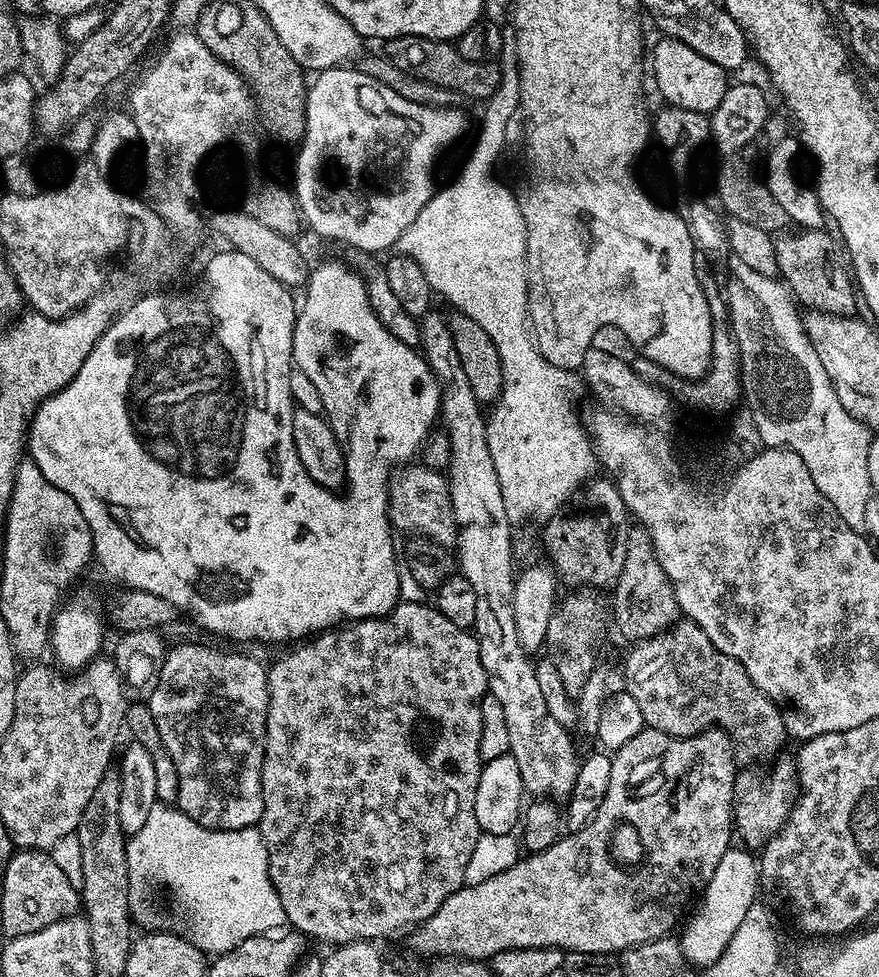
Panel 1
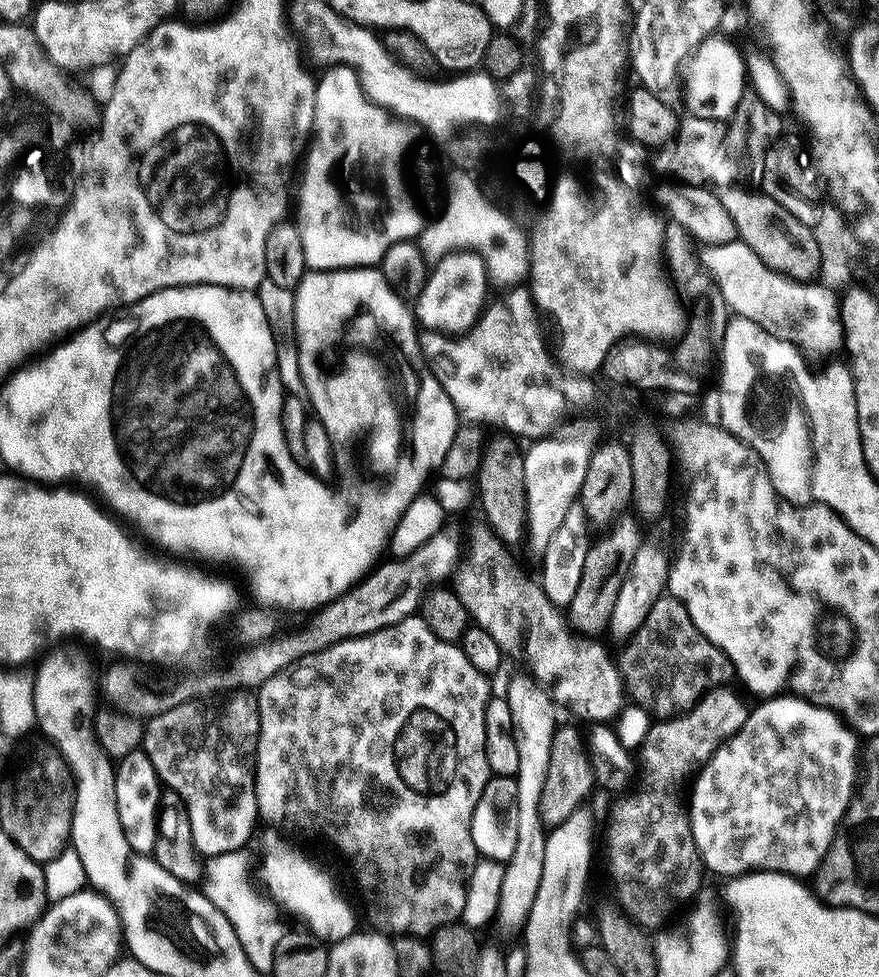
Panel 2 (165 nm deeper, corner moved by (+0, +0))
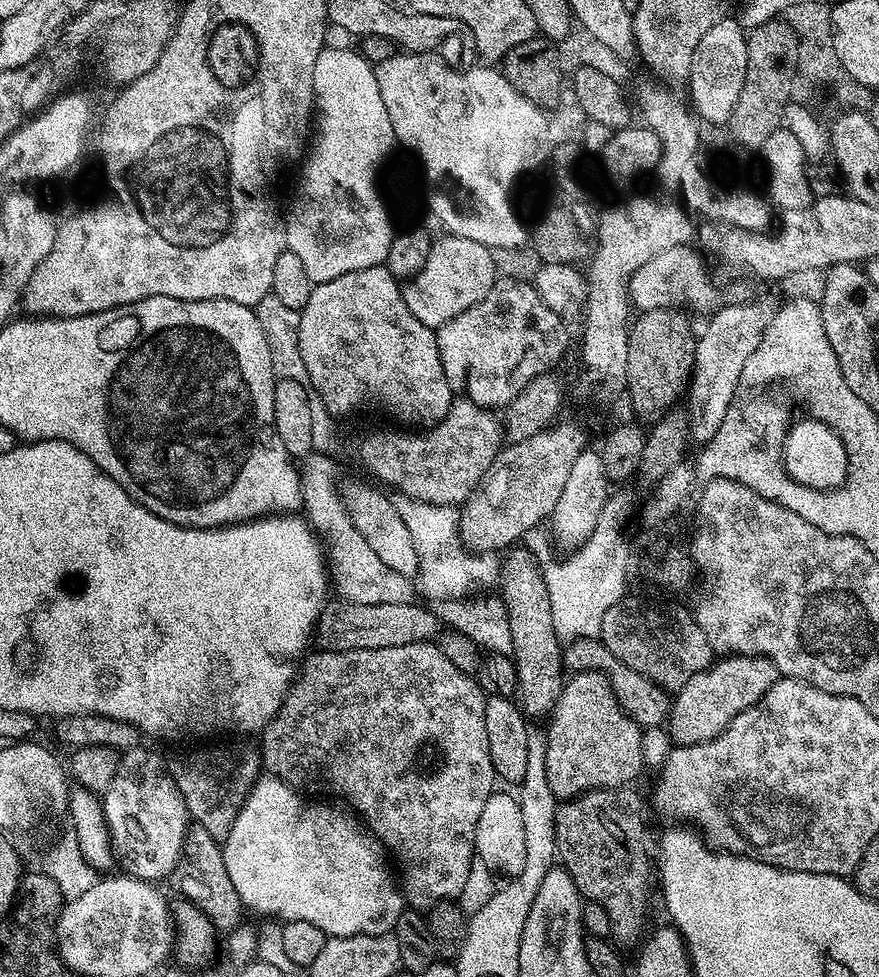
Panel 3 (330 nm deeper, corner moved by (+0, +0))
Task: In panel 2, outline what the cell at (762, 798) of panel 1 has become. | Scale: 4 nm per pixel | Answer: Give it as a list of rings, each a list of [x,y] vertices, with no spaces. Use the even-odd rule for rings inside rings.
[[[795,694],[774,696],[760,702],[757,708],[753,707],[749,711],[744,725],[726,743],[718,746],[715,754],[695,773],[694,779],[691,781],[693,784],[690,808],[694,813],[695,823],[699,827],[700,824],[704,827],[704,833],[702,831],[699,833],[698,843],[705,869],[709,873],[717,872],[718,875],[724,876],[723,878],[735,878],[757,870],[785,872],[788,876],[797,878],[806,878],[815,873],[816,869],[820,867],[820,863],[823,862],[824,855],[830,850],[832,840],[836,837],[838,827],[843,821],[844,813],[848,810],[848,803],[854,795],[854,780],[852,784],[852,778],[856,774],[856,768],[858,774],[856,740],[858,741],[857,733],[832,709],[814,704]]]

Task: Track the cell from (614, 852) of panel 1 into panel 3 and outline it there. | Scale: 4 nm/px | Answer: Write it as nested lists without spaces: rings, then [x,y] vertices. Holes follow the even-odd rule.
[[[729,656],[717,659],[686,682],[671,701],[666,727],[673,745],[701,744],[714,739],[746,710],[750,710],[781,679],[782,673],[767,656]]]

